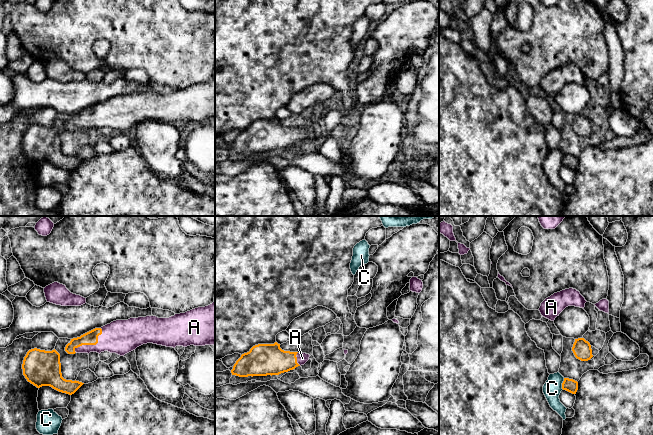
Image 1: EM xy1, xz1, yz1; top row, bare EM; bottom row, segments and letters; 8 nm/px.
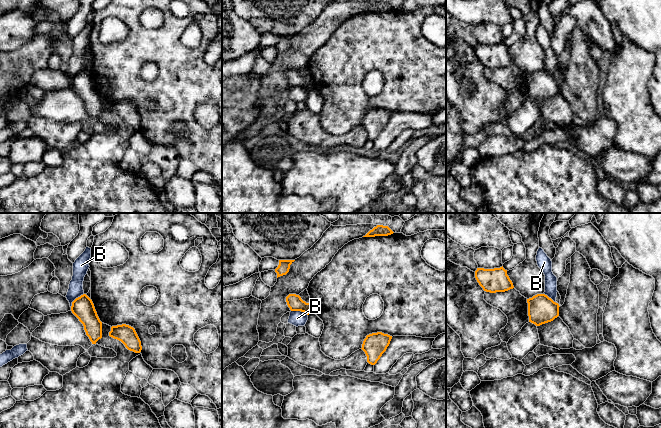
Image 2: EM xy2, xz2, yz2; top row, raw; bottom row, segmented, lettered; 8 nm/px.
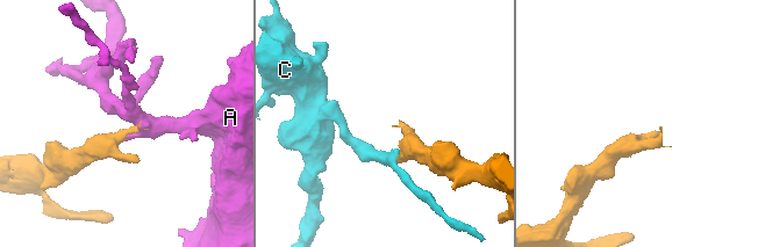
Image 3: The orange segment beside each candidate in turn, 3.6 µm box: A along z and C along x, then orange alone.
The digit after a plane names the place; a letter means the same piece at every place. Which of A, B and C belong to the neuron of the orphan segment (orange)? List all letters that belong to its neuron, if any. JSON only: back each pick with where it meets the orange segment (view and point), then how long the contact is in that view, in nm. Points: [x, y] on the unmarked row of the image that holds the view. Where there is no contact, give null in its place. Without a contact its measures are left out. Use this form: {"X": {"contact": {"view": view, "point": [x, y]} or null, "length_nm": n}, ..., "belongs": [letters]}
{"A": {"contact": {"view": "xy1", "point": [91, 120]}, "length_nm": 300}, "belongs": ["A"]}

